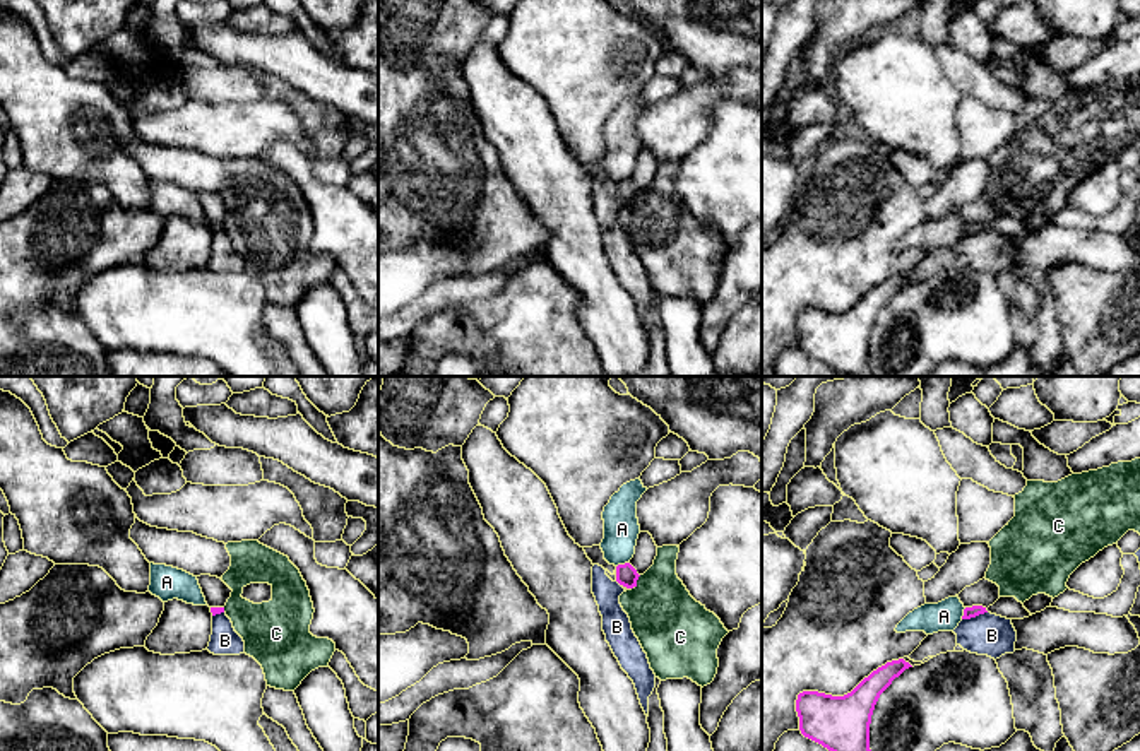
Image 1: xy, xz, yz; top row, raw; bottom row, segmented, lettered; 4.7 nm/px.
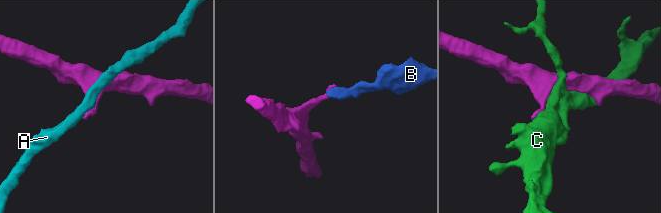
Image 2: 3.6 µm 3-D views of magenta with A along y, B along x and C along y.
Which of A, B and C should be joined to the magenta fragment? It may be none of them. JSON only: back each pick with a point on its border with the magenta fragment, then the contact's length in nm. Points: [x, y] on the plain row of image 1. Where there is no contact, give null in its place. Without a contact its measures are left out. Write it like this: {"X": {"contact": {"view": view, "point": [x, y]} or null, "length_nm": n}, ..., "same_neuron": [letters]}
{"same_neuron": []}

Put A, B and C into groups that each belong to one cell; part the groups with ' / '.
A / B / C

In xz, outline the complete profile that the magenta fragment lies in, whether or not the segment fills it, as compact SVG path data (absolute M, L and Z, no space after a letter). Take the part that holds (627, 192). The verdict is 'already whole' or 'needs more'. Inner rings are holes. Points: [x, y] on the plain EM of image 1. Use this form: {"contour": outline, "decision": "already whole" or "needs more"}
{"contour": "M630 180L616 183L616 198L626 205L637 204L638 193L640 192L637 190L637 186Z", "decision": "already whole"}

